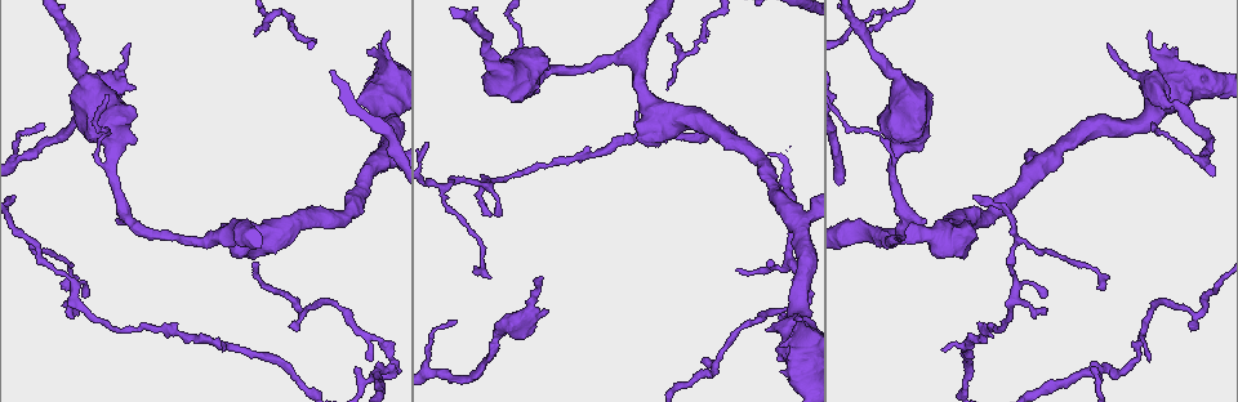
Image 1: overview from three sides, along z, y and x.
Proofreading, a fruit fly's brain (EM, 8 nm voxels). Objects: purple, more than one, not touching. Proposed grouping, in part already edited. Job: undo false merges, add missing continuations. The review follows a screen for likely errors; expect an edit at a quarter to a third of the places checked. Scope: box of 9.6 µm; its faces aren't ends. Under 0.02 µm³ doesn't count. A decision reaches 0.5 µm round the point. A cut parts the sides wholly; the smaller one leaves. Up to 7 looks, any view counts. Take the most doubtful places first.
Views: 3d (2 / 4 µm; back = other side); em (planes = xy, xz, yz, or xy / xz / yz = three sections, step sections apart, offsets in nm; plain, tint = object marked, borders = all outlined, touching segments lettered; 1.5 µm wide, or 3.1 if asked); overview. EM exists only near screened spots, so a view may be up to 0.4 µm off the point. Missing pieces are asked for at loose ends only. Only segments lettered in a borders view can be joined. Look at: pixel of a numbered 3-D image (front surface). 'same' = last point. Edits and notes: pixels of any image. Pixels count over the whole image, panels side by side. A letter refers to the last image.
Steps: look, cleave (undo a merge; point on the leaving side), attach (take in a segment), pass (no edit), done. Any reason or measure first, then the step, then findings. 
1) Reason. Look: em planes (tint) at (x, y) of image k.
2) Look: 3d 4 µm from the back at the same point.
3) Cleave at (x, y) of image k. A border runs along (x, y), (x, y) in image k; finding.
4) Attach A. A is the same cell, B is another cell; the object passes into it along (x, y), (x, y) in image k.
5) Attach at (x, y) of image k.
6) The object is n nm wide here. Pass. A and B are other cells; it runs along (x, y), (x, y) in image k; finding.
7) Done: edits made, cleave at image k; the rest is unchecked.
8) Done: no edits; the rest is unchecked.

Calibre changes. Look: em yz step 4 (tint) at (885, 127) of image 1.

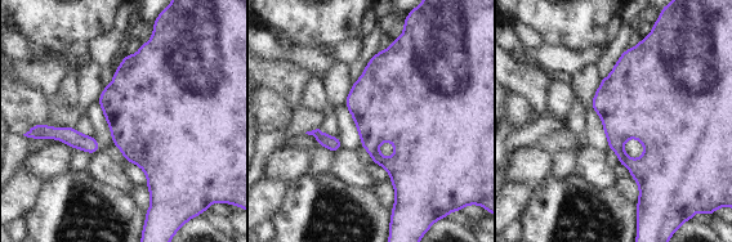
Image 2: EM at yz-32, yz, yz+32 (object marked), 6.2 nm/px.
Cut it another way. Look: em xz step 4 (tint) at the same point.

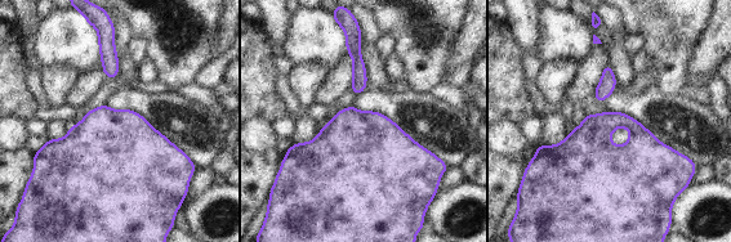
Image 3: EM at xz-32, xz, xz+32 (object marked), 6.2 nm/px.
Look: em xz step 4 (borders) at the same point.

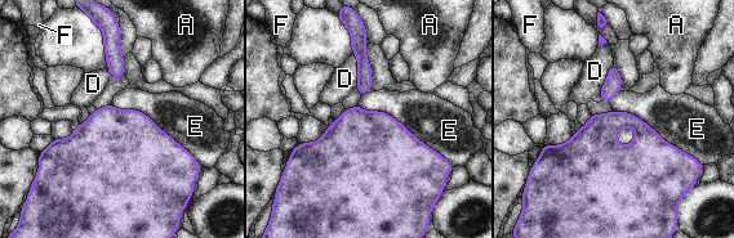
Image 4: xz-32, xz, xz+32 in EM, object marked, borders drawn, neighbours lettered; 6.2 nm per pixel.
The longest contact is with E, 650 nm. Pass. A, D, E and F are other cells; continuous, no second neuron.

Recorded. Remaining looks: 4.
An open end. Look: em planes (borders) at (779, 344) of image 1.

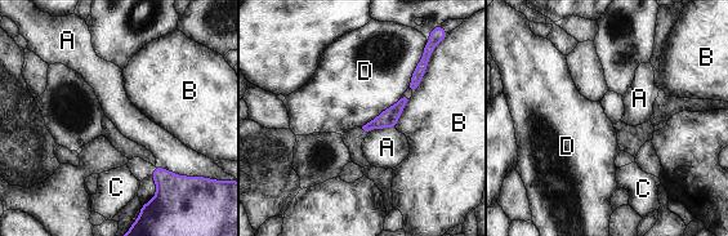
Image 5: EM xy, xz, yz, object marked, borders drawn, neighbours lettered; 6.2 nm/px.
The longest contact is with D, 220 nm. Pass. A, B, C and D are other cells; none of them fits.

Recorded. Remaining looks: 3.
Sharp bend. Look: em xz step 8 (tint) at (1200, 311) of image 1.

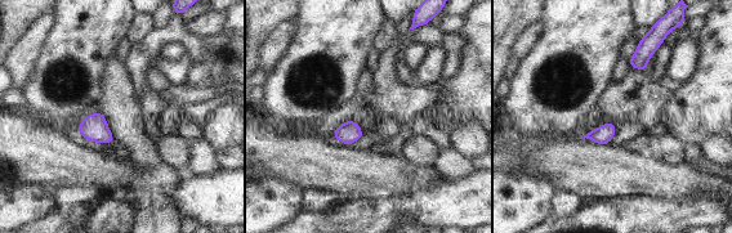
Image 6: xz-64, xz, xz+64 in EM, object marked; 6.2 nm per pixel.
Look: em yz step 4 (tint) at the same point.

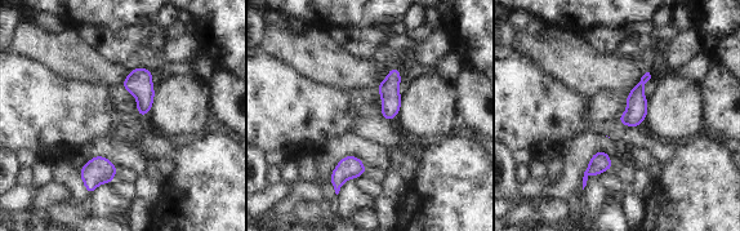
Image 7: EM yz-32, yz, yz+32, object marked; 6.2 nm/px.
See the neighbours. Look: em yz step 4 (borders) at the same point.

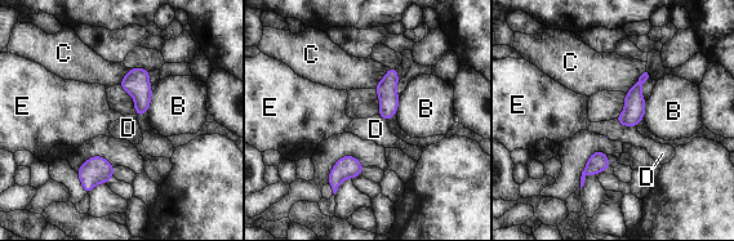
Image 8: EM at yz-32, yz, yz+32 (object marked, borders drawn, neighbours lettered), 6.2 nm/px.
The longest contact is with C, 200 nm. Pass. B, C, D and E are other cells; continuous, no second neuron.

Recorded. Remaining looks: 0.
Done: no edits; the rest is unchecked.

